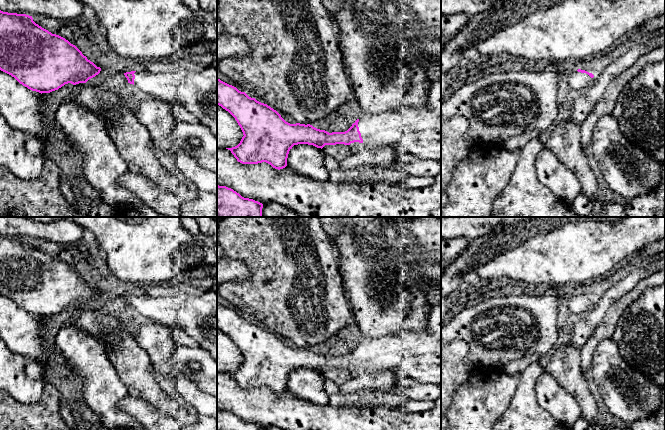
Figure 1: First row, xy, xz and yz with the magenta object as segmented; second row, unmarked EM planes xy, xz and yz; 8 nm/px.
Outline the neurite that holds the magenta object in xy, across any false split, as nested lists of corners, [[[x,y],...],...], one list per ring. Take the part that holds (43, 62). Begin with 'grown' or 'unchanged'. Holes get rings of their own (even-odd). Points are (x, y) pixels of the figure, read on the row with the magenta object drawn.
unchanged; [[[0,10],[0,70],[32,91],[50,93],[65,84],[86,83],[101,71],[65,38],[52,34],[26,14]]]

